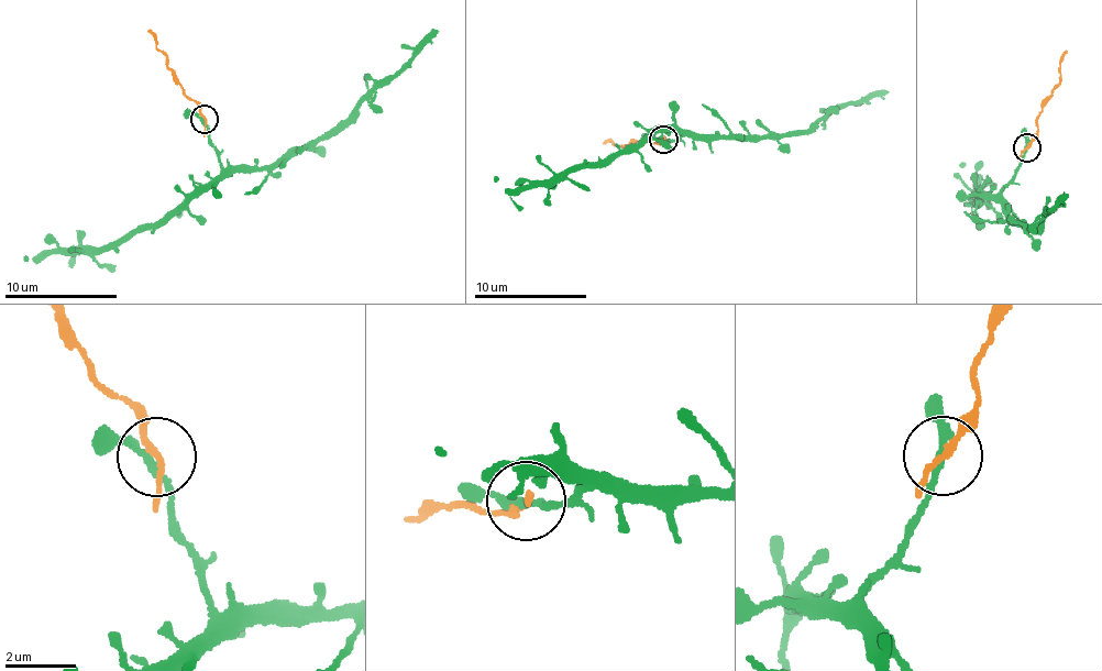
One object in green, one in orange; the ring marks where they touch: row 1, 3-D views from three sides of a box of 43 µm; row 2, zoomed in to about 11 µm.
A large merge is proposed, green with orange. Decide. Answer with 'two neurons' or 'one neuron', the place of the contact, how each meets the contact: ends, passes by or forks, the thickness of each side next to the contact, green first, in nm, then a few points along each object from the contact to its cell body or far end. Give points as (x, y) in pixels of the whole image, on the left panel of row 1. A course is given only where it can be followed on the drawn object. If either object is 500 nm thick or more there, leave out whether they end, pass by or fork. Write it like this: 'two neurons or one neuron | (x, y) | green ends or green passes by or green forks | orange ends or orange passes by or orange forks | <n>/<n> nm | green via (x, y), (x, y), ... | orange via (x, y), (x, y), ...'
two neurons | (205, 119) | green passes by | orange passes by | 190/160 nm | green via (205, 120), (209, 140), (226, 168), (280, 165), (301, 149), (315, 147), (329, 139), (400, 73), (437, 29) | orange via (205, 119), (149, 30)

